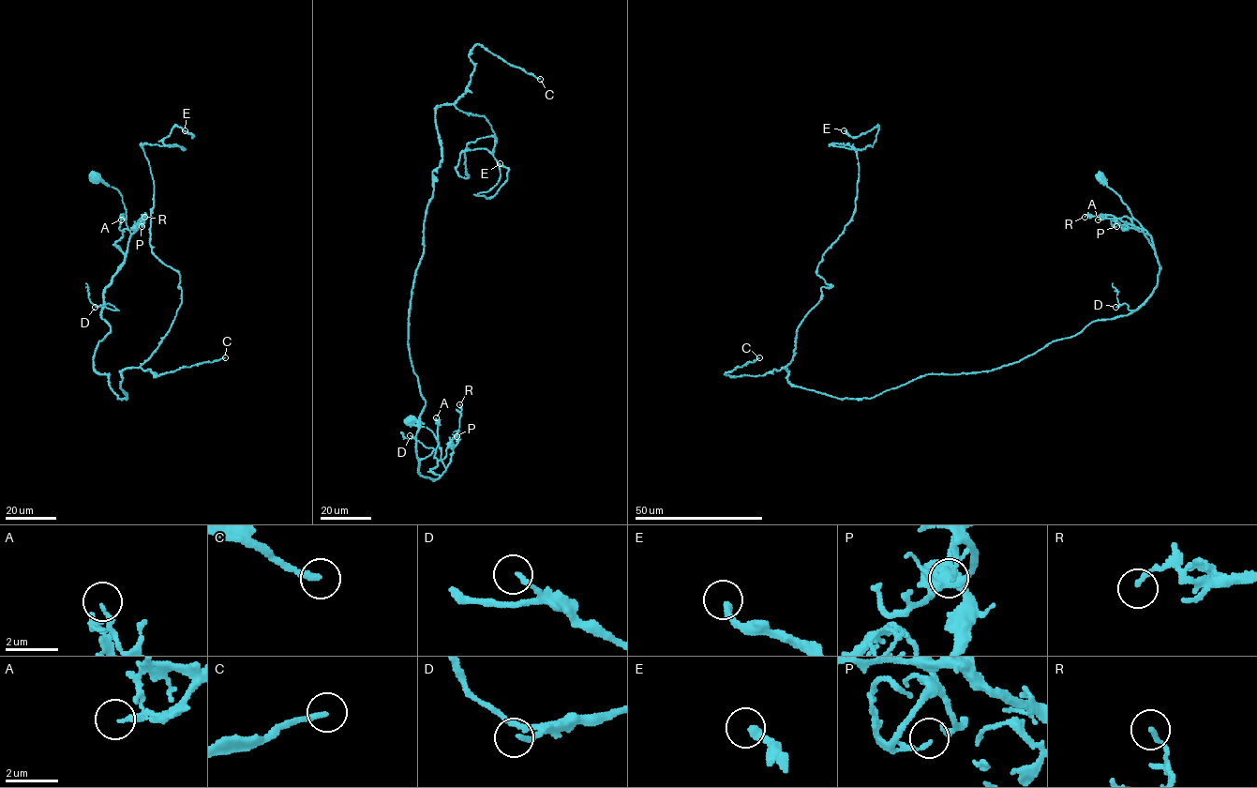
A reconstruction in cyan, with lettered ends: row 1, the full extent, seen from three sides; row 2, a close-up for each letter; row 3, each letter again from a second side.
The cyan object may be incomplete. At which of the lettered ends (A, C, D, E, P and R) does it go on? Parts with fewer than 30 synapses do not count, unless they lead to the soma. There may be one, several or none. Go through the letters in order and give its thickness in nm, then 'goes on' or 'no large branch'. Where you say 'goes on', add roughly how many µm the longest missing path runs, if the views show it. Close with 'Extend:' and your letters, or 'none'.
A: 110 nm | no large branch
C: 200 nm | goes on | 90 µm
D: 160 nm | no large branch
E: 280 nm | no large branch
P: 130 nm | no large branch
R: 180 nm | no large branch
Extend: C

